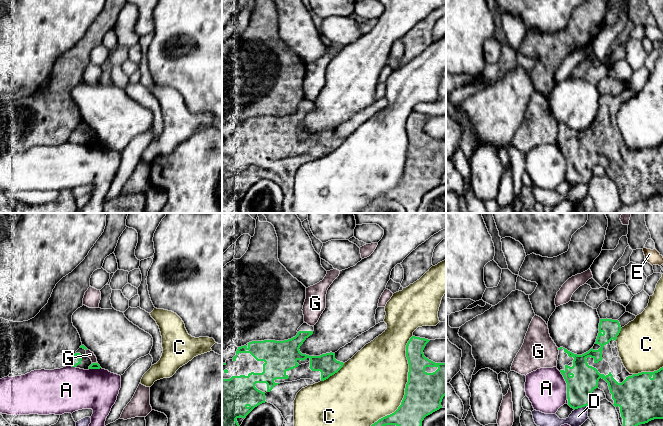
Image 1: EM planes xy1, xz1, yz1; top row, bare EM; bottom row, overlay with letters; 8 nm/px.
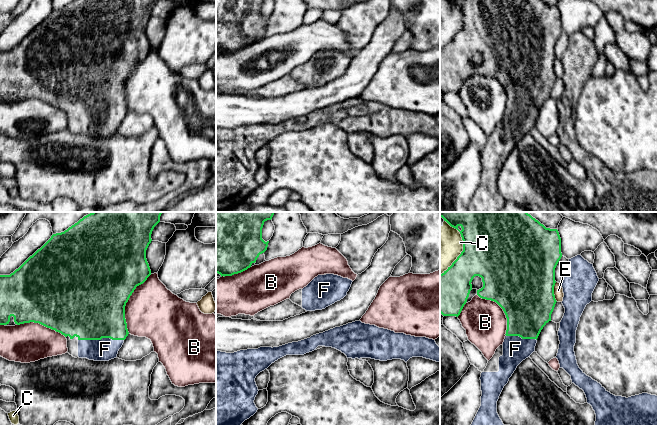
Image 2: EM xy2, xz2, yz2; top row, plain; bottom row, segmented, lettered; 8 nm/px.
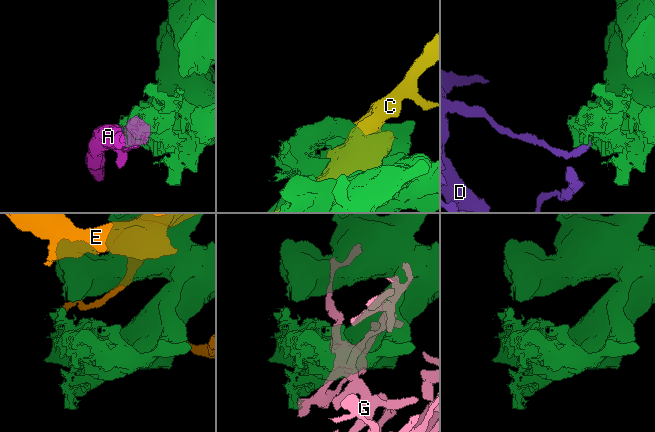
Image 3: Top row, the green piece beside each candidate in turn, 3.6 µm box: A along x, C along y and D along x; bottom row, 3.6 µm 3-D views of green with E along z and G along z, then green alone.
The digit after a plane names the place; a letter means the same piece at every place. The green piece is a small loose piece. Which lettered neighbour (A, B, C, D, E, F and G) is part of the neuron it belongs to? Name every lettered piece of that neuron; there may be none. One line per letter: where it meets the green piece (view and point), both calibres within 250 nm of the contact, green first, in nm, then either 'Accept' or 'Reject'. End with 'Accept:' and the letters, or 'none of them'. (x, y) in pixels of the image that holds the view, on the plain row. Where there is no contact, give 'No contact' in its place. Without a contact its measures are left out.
A: Touches green at yz1 (567, 161). Thickness 220 nm (green) against 320 nm. Reject
B: Touches green at xy2 (126, 78). Thickness 500 nm (green) against 420 nm. Reject
C: Touches green at xz1 (405, 167). Thickness 300 nm (green) against 480 nm. Reject
D: Touches green at yz1 (580, 183). Thickness 220 nm (green) against 120 nm. Reject
E: Touches green at yz2 (553, 68). Thickness 500 nm (green) against 80 nm. Reject
F: Touches green at xy2 (100, 115). Thickness 500 nm (green) against 180 nm. Accept
G: Touches green at xy1 (95, 139). Thickness 50 nm (green) against 50 nm. Reject
Accept: F

